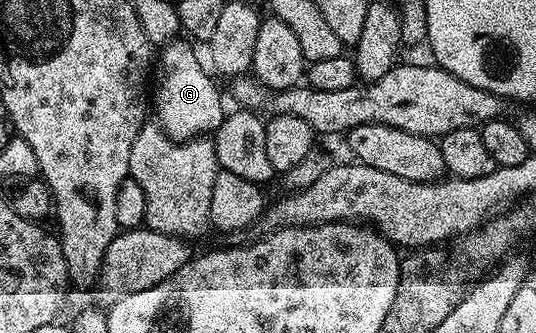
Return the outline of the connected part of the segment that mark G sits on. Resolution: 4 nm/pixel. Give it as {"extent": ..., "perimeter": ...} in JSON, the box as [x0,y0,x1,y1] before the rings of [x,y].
{"extent":[153,38,227,141],"perimeter":[[[178,38],[166,43],[160,50],[155,68],[157,84],[153,86],[153,112],[156,121],[171,139],[190,141],[218,130],[227,115],[221,94],[213,82],[214,77],[205,72],[196,52],[188,41]]]}

